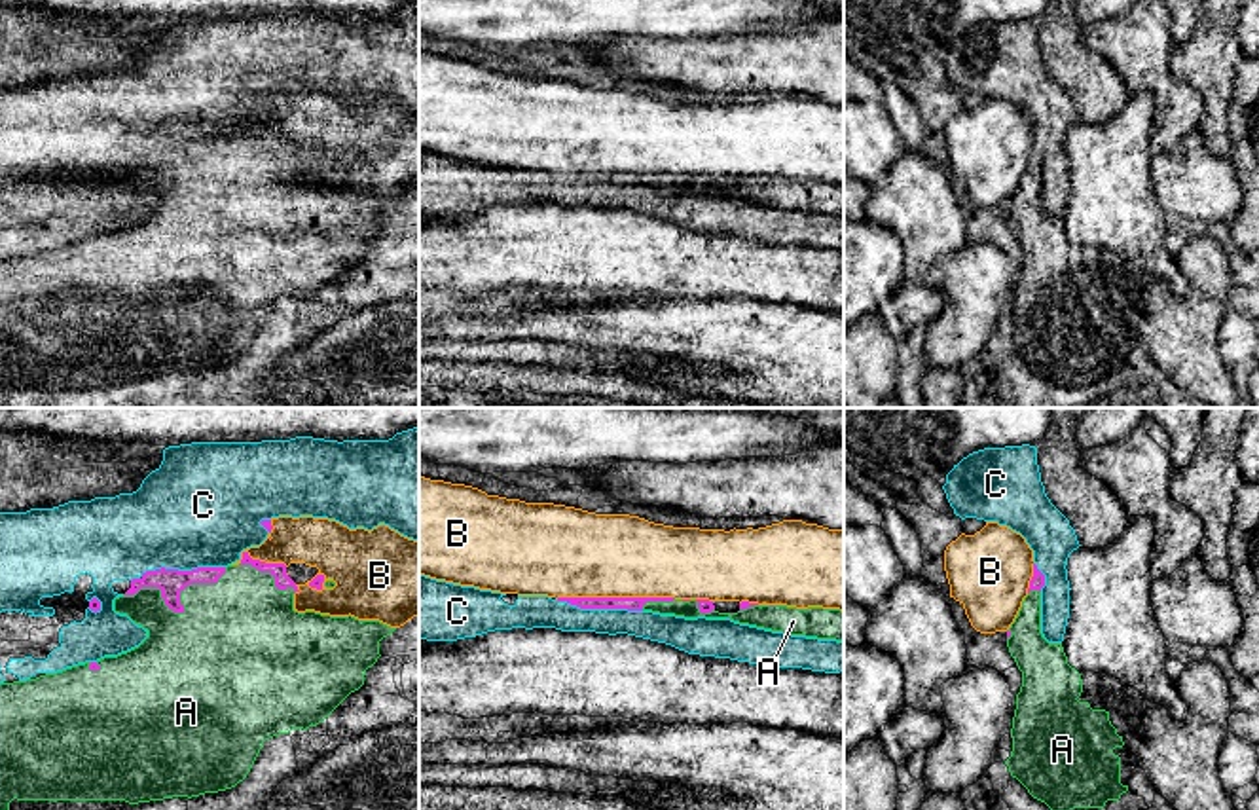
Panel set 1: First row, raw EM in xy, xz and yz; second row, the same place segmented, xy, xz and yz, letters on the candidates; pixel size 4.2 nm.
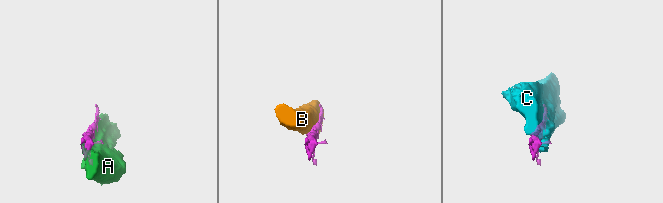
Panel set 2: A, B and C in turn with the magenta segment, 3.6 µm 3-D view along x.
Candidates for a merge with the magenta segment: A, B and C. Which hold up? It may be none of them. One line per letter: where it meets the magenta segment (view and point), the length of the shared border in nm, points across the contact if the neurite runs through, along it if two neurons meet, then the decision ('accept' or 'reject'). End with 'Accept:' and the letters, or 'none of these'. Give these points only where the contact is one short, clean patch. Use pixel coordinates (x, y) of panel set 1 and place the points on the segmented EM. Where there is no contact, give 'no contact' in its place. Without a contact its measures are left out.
A: contact xy (182, 611); length 460 nm; accept
B: contact xz (617, 598); length 500 nm; reject
C: contact xy (177, 570); length 400 nm; reject
Accept: A

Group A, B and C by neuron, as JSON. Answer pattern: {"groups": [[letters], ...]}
{"groups": [["A"], ["B"], ["C"]]}

